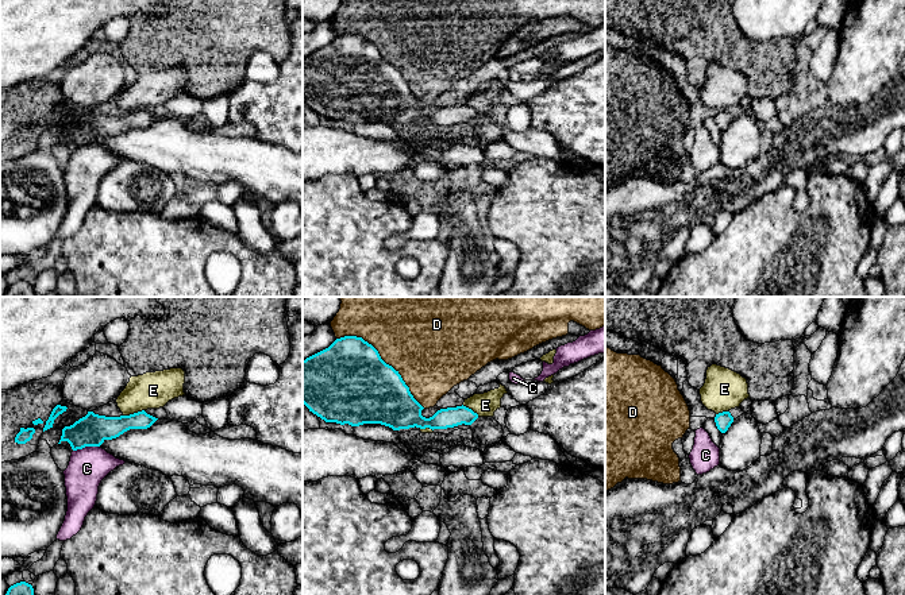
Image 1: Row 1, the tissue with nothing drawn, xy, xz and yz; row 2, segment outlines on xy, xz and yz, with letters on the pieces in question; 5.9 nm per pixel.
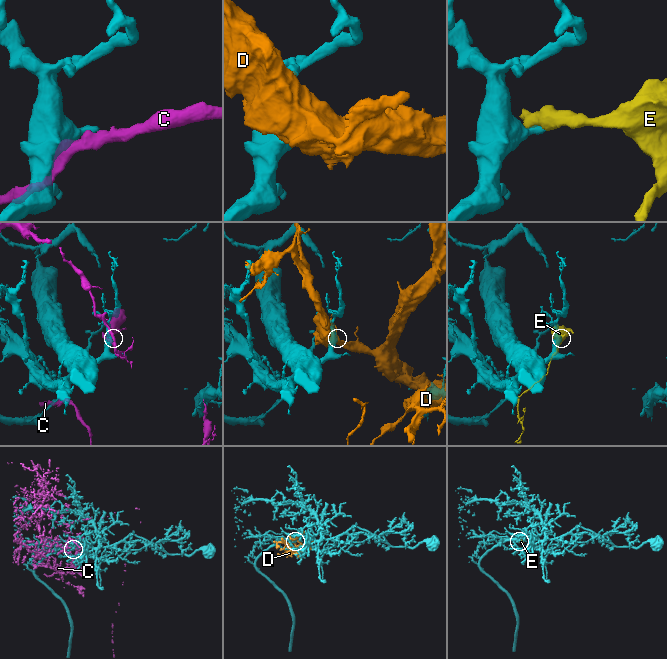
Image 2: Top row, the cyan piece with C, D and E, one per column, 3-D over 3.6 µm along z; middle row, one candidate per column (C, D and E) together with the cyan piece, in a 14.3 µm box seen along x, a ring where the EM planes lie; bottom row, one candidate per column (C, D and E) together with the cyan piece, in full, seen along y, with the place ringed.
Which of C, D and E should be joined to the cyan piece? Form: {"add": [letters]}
{"add": []}

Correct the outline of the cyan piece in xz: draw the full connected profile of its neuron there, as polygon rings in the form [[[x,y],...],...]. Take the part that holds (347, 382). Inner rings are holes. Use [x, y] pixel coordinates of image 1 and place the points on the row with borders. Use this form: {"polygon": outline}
{"polygon": [[[357,336],[336,339],[328,348],[303,360],[303,403],[326,422],[348,424],[351,426],[381,424],[393,430],[415,426],[432,430],[447,429],[462,424],[471,425],[478,418],[477,413],[463,405],[440,409],[430,418],[423,417],[421,410],[424,407],[413,398],[398,371],[386,364],[371,344]]]}

